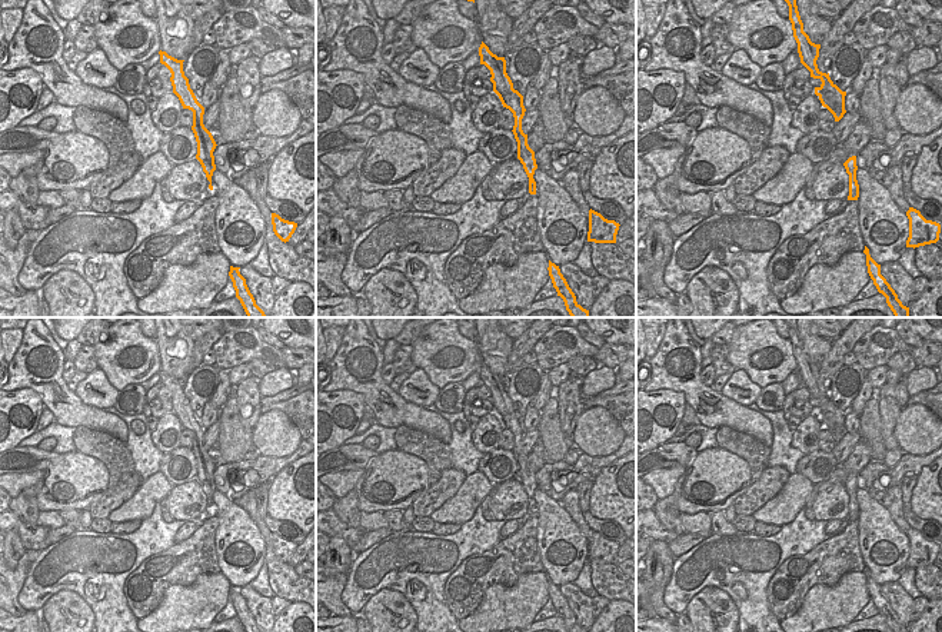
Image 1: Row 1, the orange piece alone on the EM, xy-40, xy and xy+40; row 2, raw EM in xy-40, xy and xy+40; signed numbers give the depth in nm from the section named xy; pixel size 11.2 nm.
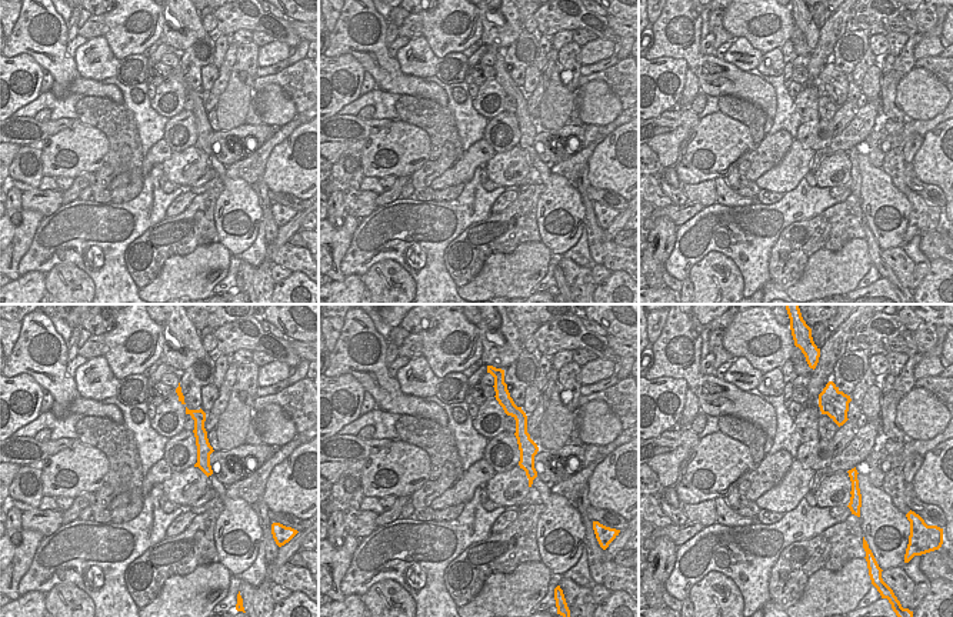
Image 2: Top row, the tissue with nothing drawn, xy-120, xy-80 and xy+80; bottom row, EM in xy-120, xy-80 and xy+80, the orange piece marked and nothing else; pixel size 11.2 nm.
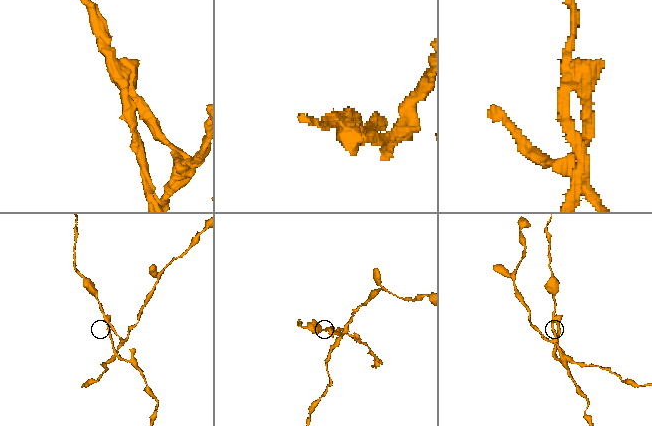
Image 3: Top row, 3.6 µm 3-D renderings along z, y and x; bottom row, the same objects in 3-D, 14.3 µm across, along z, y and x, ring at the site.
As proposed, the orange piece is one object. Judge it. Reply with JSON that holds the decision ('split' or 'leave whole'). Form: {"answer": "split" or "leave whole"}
{"answer": "split"}

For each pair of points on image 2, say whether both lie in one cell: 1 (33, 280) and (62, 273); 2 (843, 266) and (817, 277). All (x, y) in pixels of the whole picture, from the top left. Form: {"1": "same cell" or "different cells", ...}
{"1": "different cells", "2": "same cell"}

